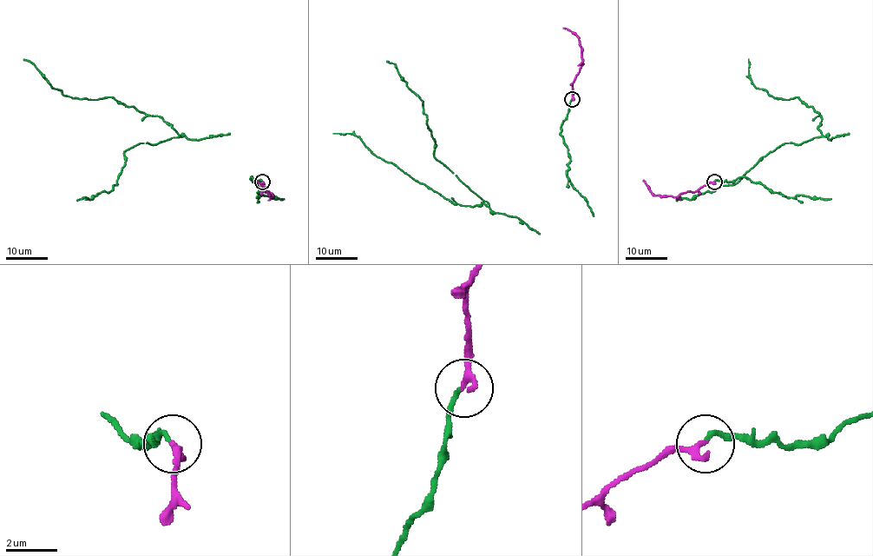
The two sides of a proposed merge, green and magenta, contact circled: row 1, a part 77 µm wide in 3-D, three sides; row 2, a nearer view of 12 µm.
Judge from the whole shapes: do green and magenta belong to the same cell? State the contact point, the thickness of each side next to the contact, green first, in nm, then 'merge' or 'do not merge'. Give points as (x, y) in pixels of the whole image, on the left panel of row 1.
place (262, 182); calibres 170 and 260 nm; merge

